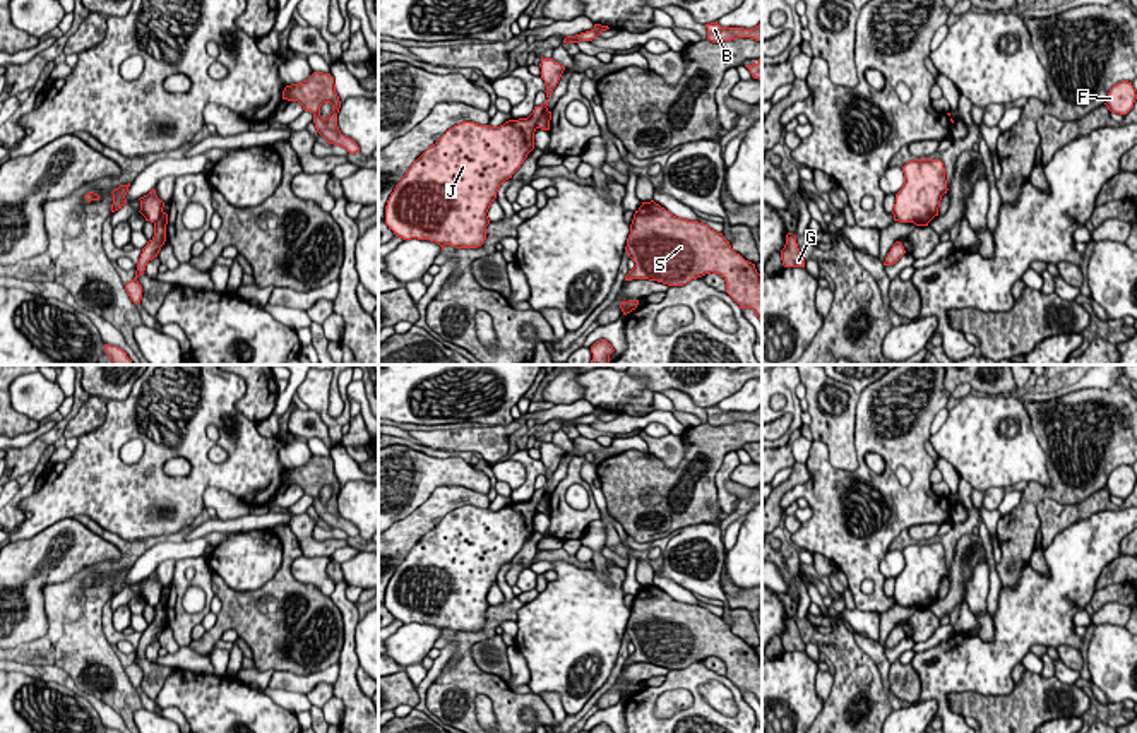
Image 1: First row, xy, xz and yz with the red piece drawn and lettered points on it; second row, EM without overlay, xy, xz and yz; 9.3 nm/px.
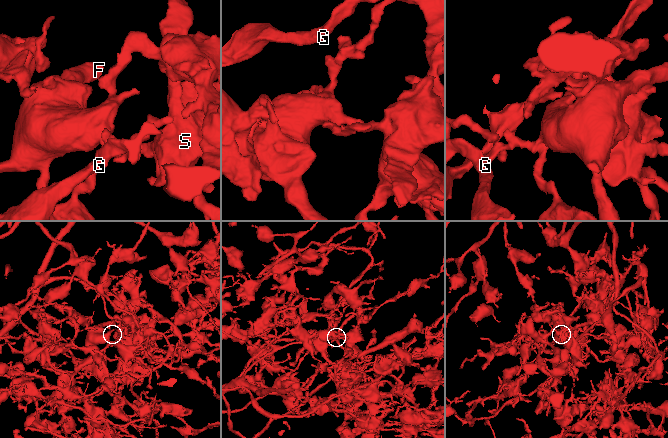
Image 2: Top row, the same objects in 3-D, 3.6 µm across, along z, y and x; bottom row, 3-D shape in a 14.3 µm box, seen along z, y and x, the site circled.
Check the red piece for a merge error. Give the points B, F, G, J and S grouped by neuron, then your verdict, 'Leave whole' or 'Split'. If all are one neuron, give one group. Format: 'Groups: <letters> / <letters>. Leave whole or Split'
Groups: B G S / F J. Split

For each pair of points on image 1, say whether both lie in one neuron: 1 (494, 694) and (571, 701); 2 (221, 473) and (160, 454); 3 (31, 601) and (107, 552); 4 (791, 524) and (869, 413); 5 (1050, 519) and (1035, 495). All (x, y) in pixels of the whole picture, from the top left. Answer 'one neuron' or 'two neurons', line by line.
1: two neurons
2: one neuron
3: one neuron
4: two neurons
5: two neurons

